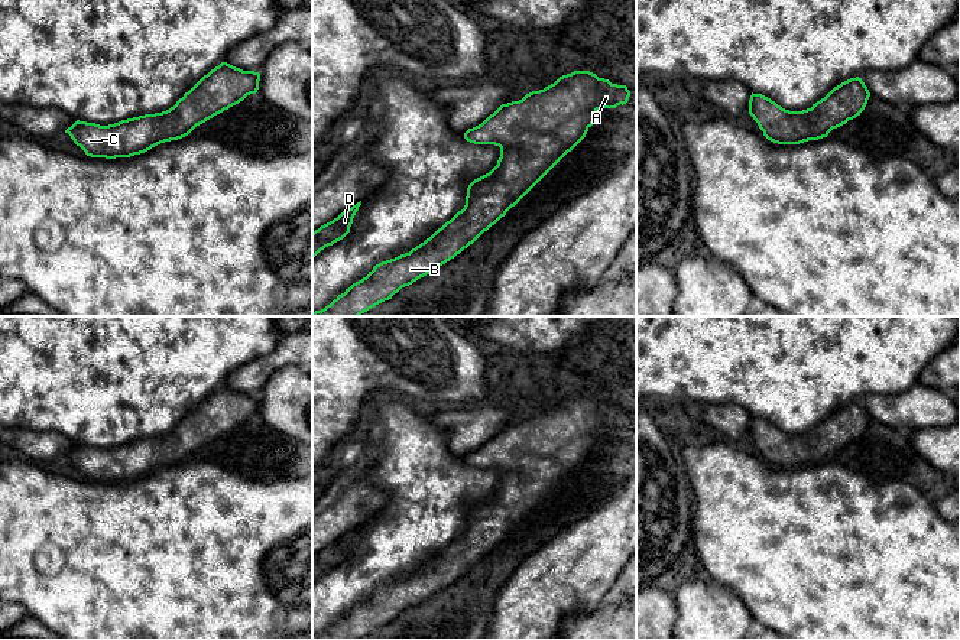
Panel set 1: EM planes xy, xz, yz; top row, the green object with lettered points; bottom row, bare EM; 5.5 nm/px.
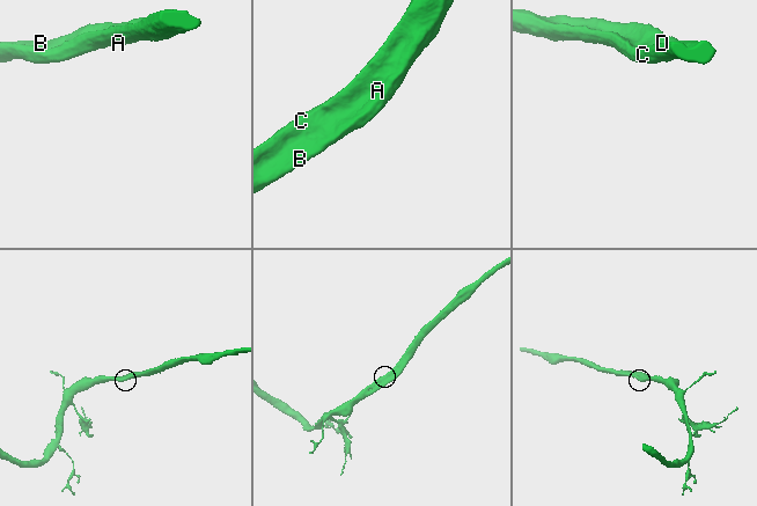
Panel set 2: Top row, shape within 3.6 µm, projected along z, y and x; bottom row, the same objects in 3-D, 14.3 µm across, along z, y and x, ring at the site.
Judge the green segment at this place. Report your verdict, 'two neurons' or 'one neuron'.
one neuron

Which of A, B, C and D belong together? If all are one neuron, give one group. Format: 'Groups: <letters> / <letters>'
Groups: A B C D

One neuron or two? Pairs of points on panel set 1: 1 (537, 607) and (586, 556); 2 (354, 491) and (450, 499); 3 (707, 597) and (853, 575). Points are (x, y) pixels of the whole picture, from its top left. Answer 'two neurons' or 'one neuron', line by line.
1: one neuron
2: two neurons
3: two neurons

